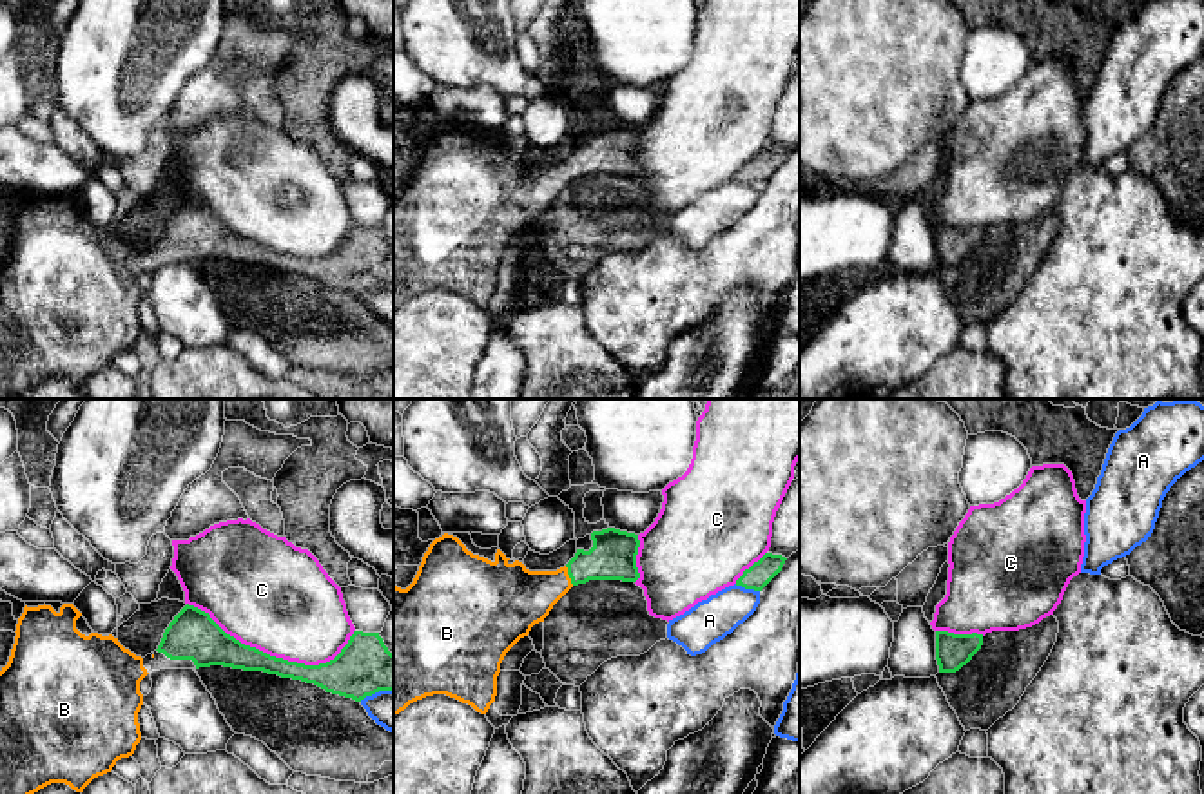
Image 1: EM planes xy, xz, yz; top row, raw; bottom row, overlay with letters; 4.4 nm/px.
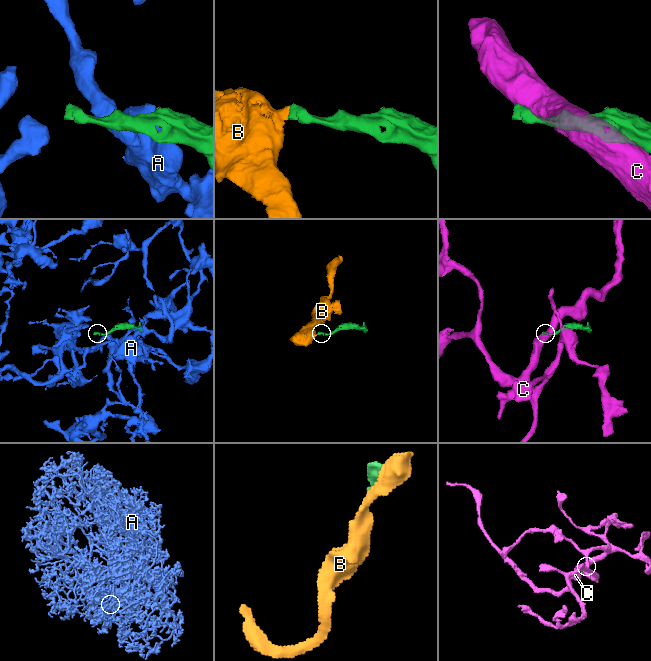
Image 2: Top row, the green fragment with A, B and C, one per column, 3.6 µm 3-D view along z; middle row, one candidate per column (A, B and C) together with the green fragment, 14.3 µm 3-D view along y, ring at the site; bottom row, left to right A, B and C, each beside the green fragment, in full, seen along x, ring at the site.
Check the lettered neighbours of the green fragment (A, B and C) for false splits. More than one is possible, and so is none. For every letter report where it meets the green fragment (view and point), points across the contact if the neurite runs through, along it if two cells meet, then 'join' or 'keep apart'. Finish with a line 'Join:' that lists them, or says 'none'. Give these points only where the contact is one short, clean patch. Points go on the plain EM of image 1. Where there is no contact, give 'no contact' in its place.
A: meets green in xz at (747, 182); keep apart
B: meets green in xz at (568, 167); runs through xz (613, 149), (568, 167), (559, 176), (519, 193); join
C: meets green in xy at (272, 251); keep apart
Join: B

